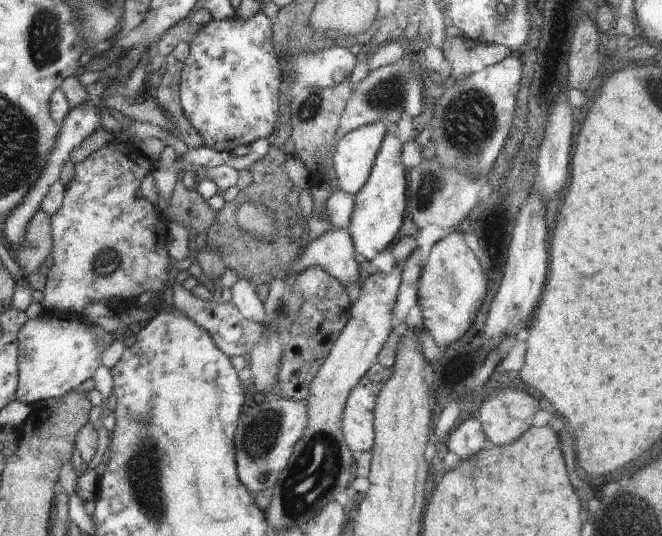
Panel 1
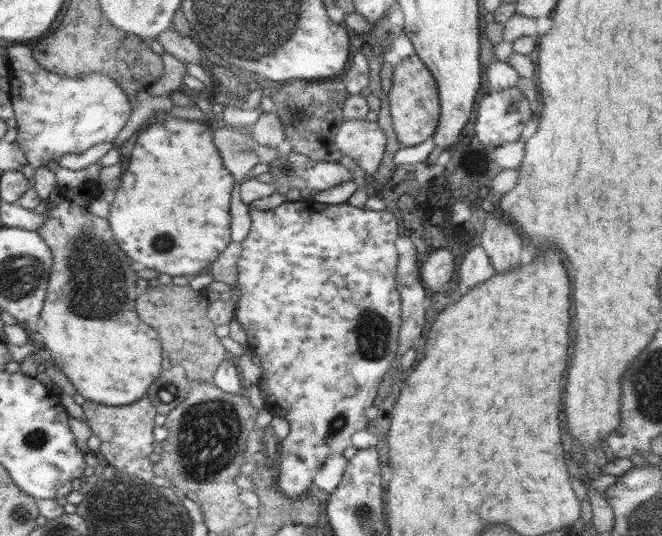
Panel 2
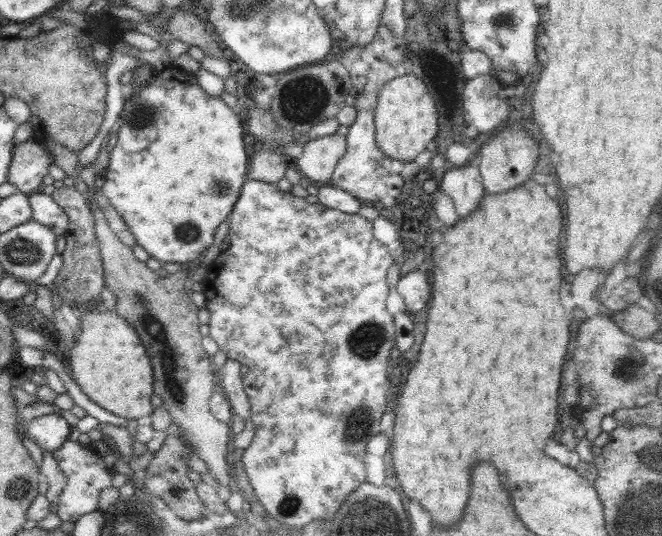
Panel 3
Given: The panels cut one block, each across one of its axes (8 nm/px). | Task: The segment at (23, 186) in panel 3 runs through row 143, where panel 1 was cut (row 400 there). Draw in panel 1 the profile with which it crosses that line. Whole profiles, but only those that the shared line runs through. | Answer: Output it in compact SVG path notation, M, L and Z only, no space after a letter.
M48 312L40 314L34 320L27 320L18 332L18 368L19 380L17 384L16 401L24 402L28 406L35 406L37 402L48 398L63 397L67 392L76 391L82 382L94 376L96 368L101 365L102 344L98 342L98 334L86 322L82 322L76 314L68 312Z

